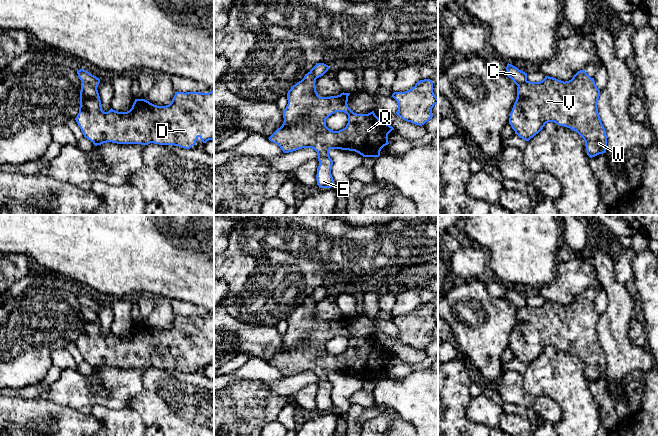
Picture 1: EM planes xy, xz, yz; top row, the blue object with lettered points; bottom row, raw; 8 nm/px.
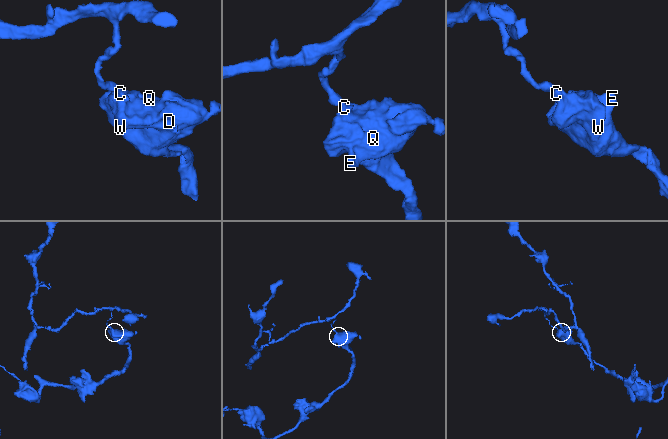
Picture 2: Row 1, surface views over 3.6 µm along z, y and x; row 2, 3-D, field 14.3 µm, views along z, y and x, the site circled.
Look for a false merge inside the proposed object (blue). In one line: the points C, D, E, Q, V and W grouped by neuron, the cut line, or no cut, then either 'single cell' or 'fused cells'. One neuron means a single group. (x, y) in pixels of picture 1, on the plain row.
C / D E Q V W; cut in xy along (82, 306), (89, 307), (96, 312); fused cells

